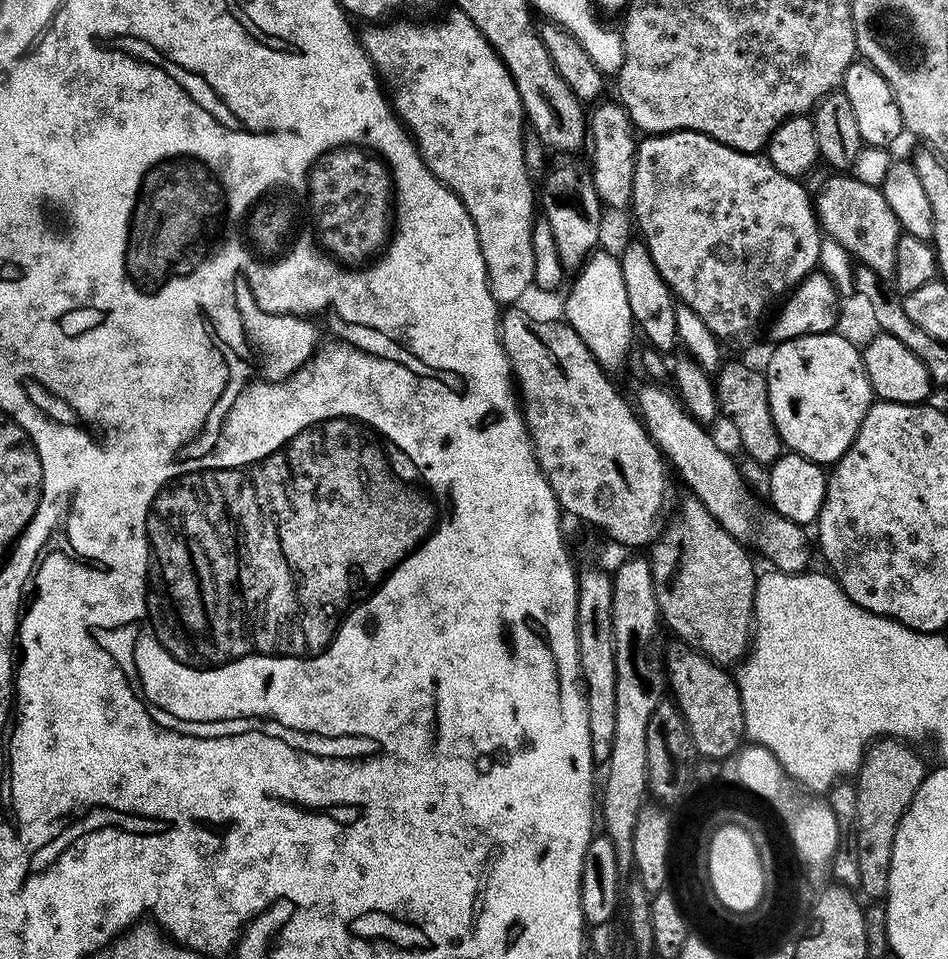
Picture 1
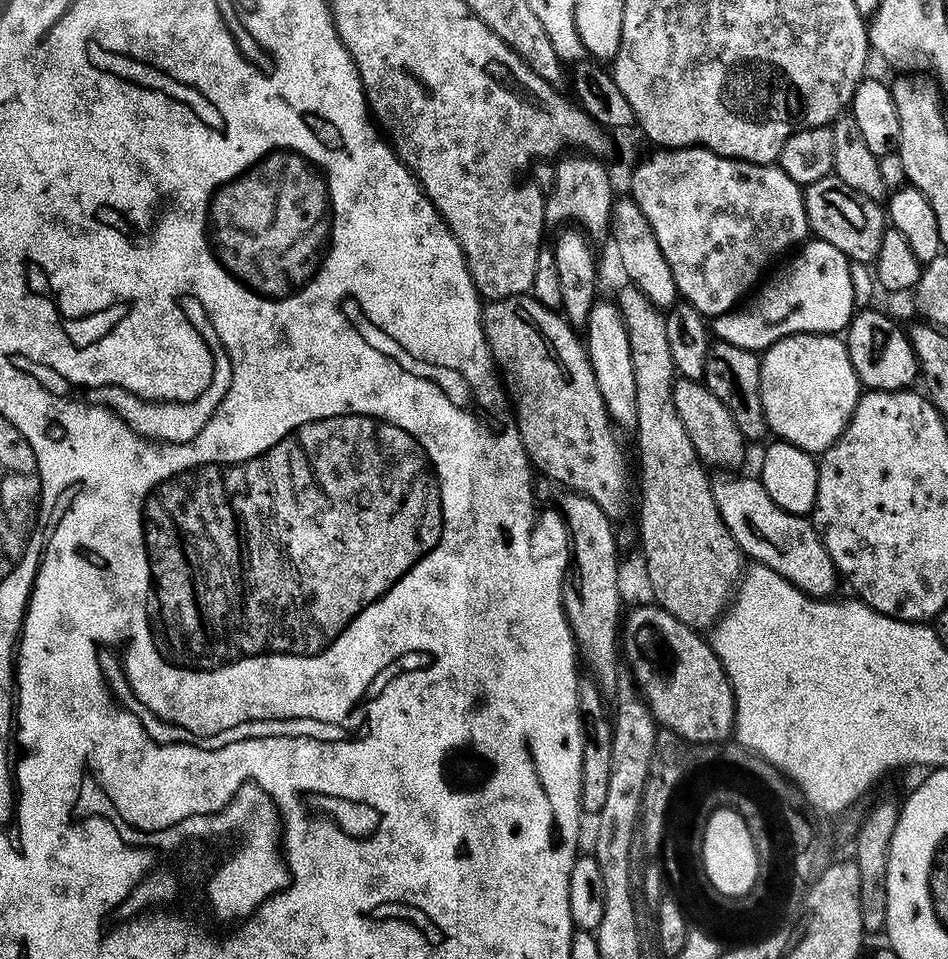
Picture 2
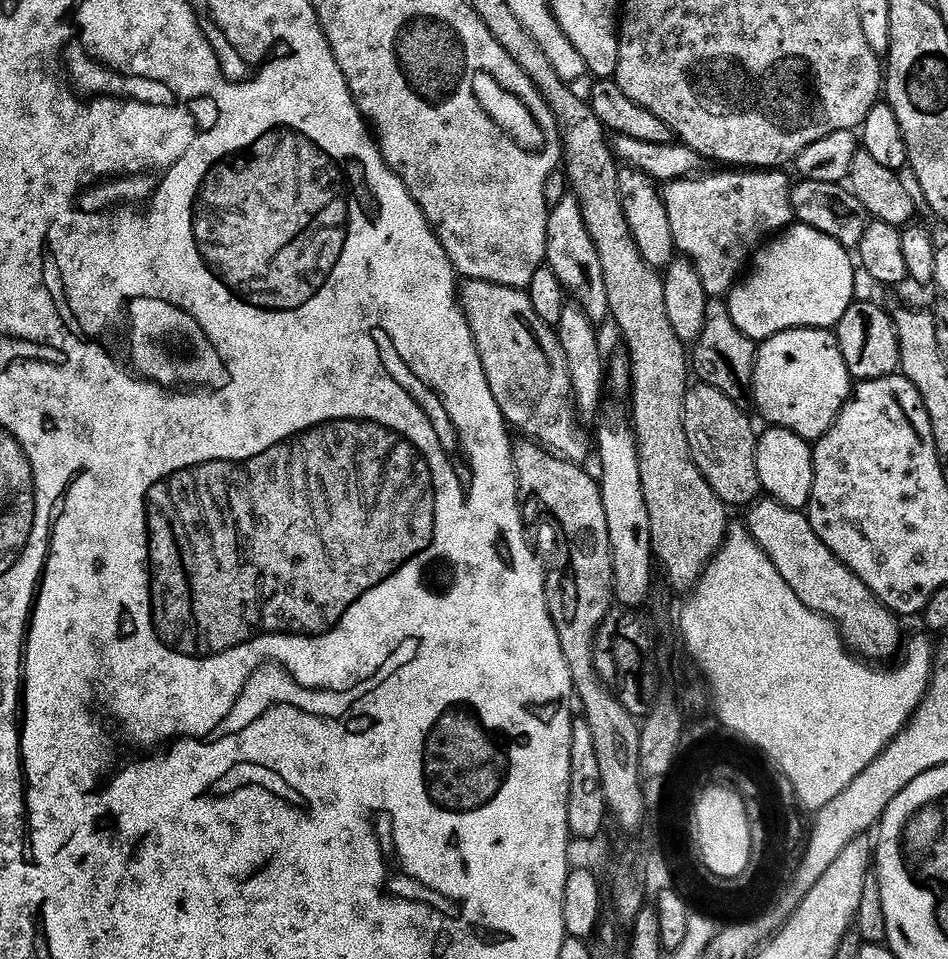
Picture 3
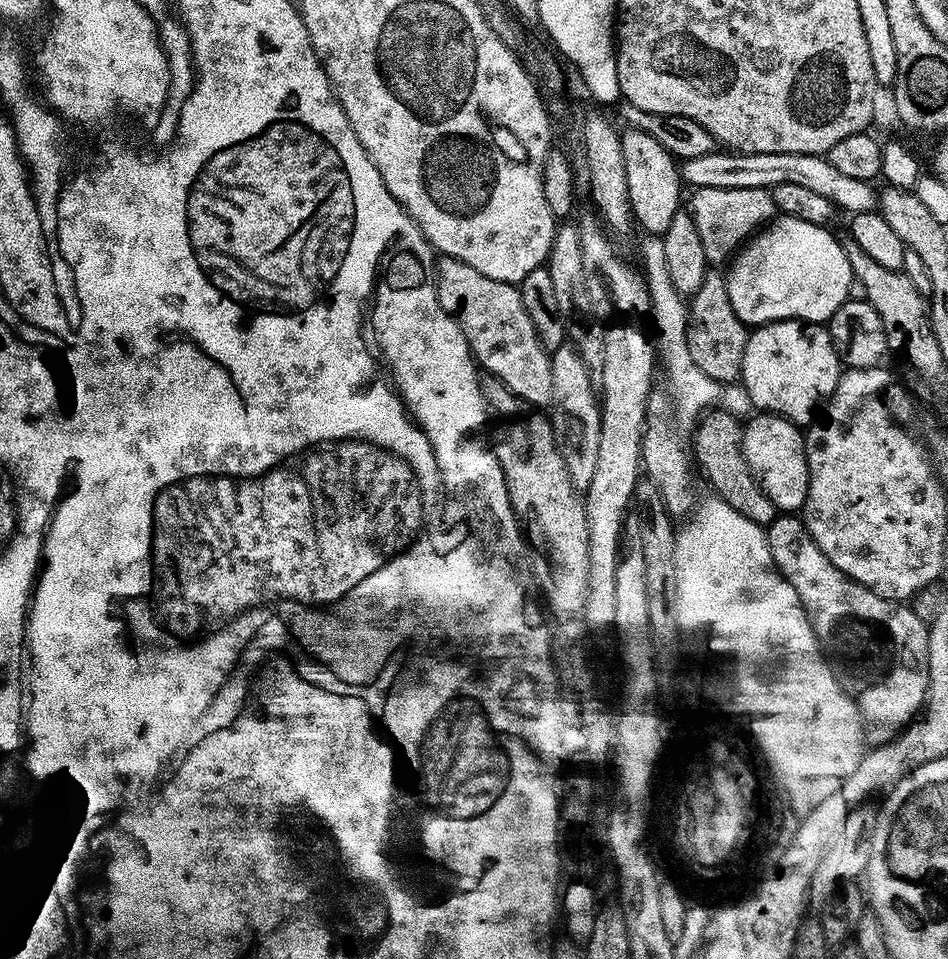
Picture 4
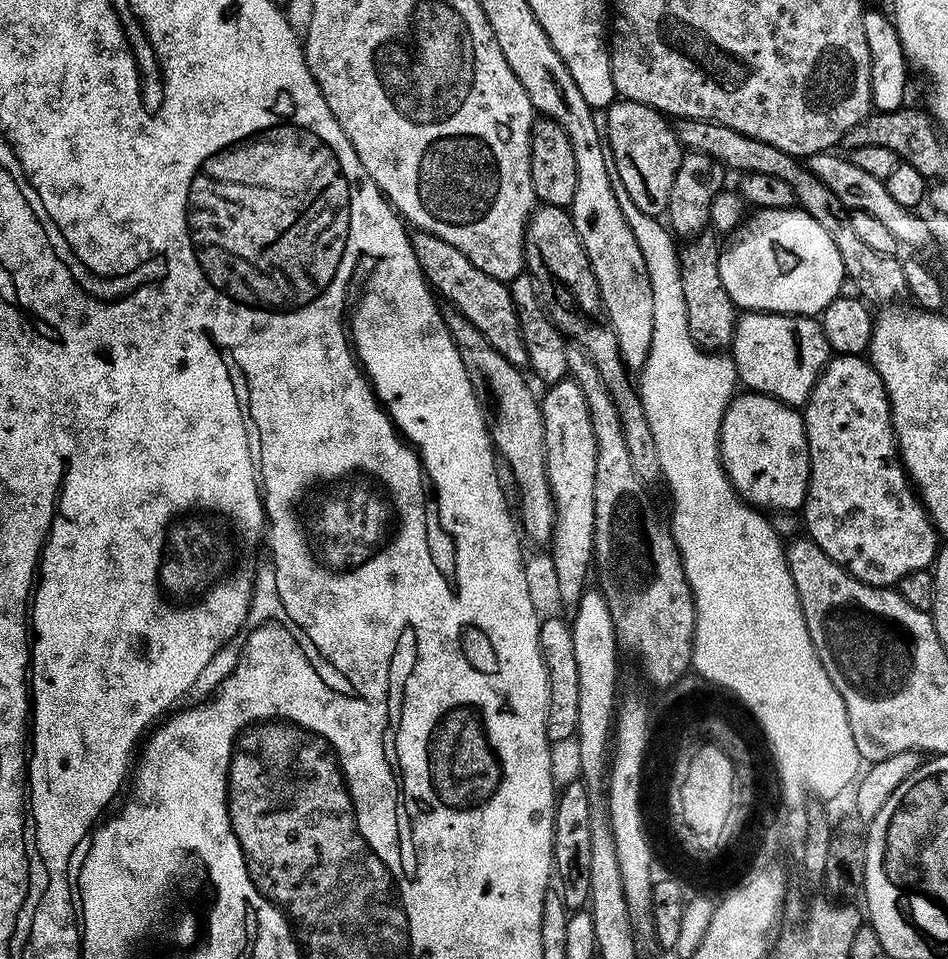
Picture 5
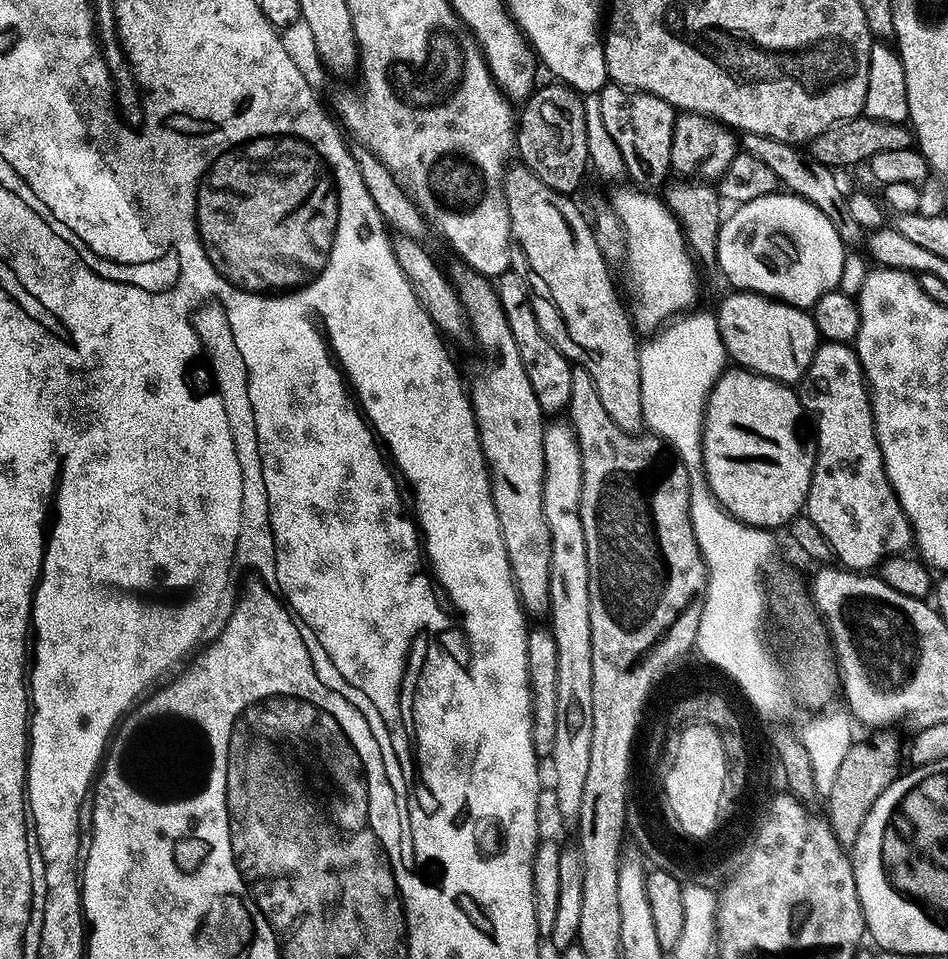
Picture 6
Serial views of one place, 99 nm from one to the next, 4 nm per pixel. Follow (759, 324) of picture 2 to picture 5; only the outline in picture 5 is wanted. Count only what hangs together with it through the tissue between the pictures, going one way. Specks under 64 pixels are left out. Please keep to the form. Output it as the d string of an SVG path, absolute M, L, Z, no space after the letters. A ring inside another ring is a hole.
M799 207L753 211L727 240L720 254L718 274L737 309L815 317L839 296L845 275L838 246Z

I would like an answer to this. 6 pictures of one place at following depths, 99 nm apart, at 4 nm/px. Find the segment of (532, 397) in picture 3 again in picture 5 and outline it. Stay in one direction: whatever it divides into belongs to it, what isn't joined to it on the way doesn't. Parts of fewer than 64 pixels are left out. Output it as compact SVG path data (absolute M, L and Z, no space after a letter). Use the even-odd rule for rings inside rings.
M416 230L410 237L414 258L418 258L418 266L433 293L441 301L449 300L451 307L465 316L486 338L486 342L490 342L490 346L494 346L494 350L506 358L506 362L517 366L527 365L526 346L522 342L522 332L508 284L478 270L478 266L474 266L474 262L470 262L462 250L450 246L450 242L442 242L442 238L434 238L434 234Z

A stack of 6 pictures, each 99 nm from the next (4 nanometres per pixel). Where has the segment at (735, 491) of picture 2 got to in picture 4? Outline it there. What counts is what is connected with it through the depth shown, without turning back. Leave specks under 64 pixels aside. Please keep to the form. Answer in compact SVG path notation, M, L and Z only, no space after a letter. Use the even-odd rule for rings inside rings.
M780 514L766 528L772 561L776 568L794 586L798 598L808 615L816 640L836 675L836 681L845 692L856 701L861 717L866 725L866 740L869 745L888 743L905 726L917 719L928 698L928 629L929 625L914 614L914 610L899 600L887 600L874 590L851 580L814 542L806 530L803 519L796 514Z

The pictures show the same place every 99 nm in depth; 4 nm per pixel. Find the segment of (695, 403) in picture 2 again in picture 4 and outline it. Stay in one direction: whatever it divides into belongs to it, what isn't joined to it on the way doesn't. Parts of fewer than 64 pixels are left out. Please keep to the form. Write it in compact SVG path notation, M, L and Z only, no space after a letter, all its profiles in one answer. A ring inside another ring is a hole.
M712 408L697 421L692 452L697 464L713 487L713 493L750 521L767 528L776 520L776 504L766 495L754 479L741 448L743 425L723 408Z

